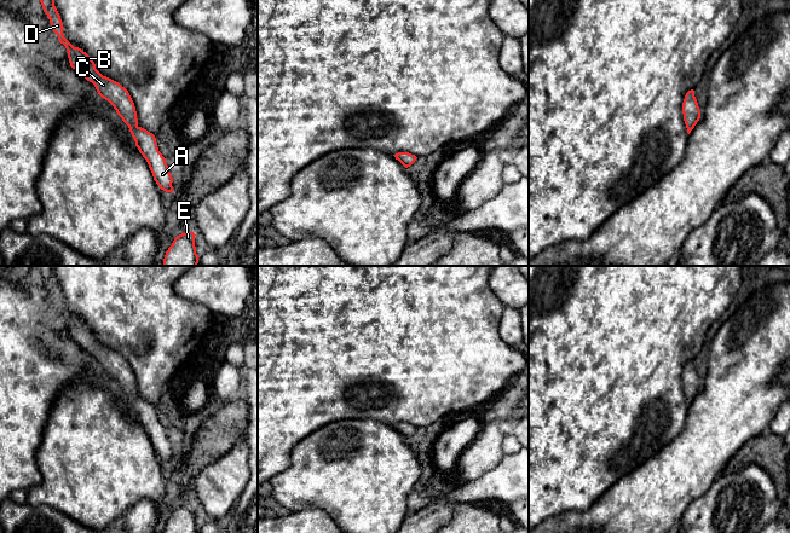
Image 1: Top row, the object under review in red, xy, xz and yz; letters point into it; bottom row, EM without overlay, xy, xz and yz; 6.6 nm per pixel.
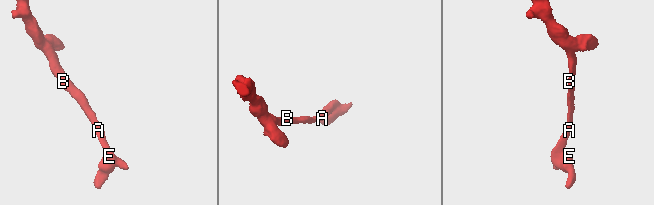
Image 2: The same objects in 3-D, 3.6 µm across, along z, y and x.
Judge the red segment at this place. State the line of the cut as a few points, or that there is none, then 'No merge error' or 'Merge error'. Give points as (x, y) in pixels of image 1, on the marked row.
No split. No merge error

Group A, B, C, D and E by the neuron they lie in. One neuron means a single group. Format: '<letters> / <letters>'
A B C D E

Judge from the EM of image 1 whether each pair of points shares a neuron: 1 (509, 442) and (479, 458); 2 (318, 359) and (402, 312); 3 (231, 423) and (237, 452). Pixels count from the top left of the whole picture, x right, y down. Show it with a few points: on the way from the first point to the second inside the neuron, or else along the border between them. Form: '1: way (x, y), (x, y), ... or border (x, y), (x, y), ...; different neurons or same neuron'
1: border (508, 430), (502, 441), (503, 453); different neurons
2: way (339, 339), (365, 312), (381, 312); same neuron
3: border (244, 438), (226, 453), (213, 461); different neurons

